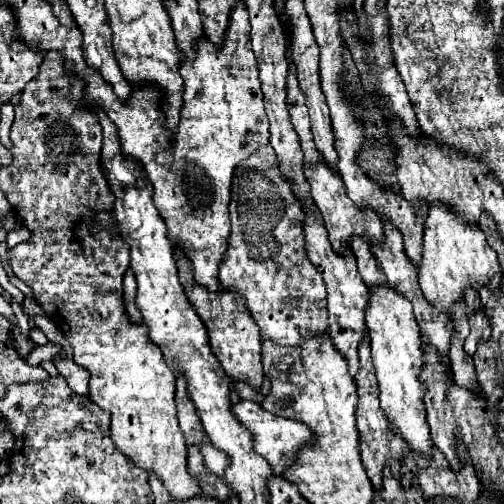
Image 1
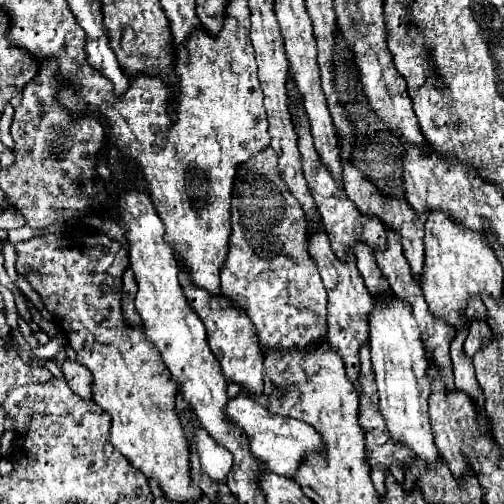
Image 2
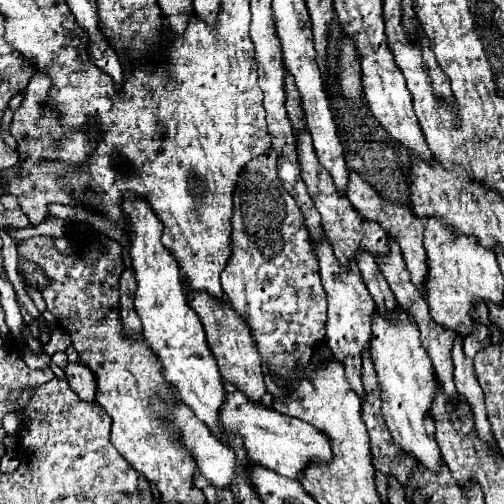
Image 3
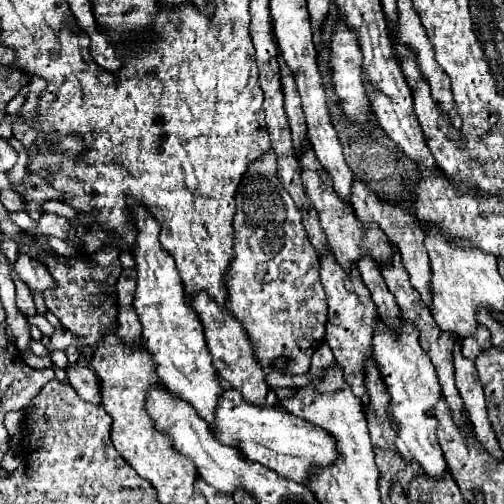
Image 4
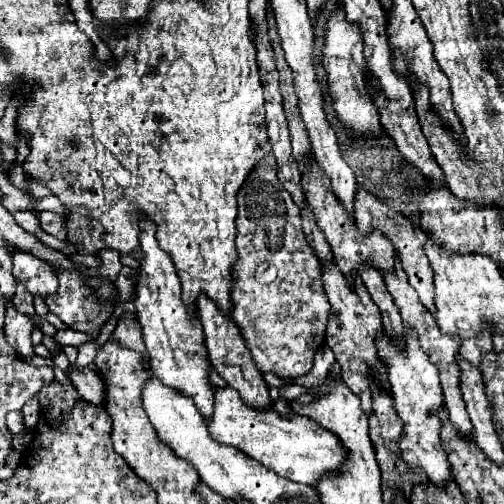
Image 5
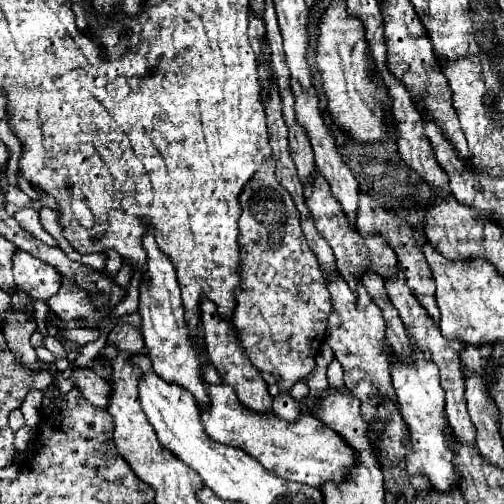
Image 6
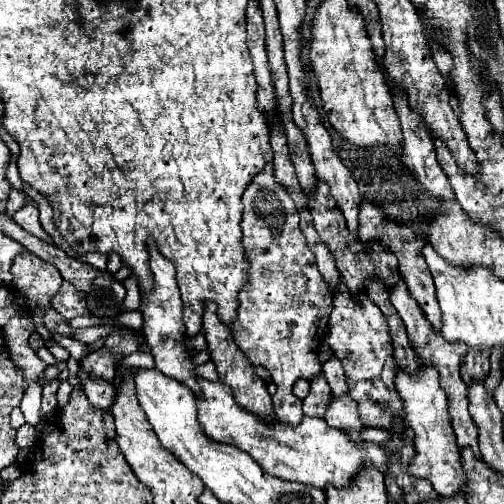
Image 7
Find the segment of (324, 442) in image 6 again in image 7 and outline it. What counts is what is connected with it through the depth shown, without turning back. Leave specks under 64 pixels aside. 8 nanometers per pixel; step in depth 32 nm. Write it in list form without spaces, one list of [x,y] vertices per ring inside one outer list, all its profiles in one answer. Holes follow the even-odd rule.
[[[198,376],[198,382],[202,392],[196,396],[196,412],[204,434],[214,442],[224,442],[224,444],[242,448],[260,464],[264,472],[272,476],[308,484],[314,488],[326,488],[330,484],[336,488],[344,488],[352,484],[352,480],[368,464],[372,464],[382,474],[386,474],[388,470],[392,452],[388,452],[378,442],[368,442],[368,440],[354,442],[346,432],[328,428],[328,424],[322,418],[306,416],[298,426],[284,426],[280,422],[270,426],[264,420],[242,410],[234,402],[232,390],[226,384],[210,382],[200,376]]]

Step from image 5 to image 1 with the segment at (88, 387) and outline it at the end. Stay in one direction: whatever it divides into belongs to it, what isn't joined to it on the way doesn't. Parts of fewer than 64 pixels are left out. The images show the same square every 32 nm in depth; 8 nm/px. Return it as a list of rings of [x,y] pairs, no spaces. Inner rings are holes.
[[[52,358],[52,362],[56,364],[56,368],[60,370],[60,374],[66,378],[68,386],[78,394],[78,396],[90,396],[88,392],[88,370],[78,366],[74,360],[60,360],[60,358]]]

